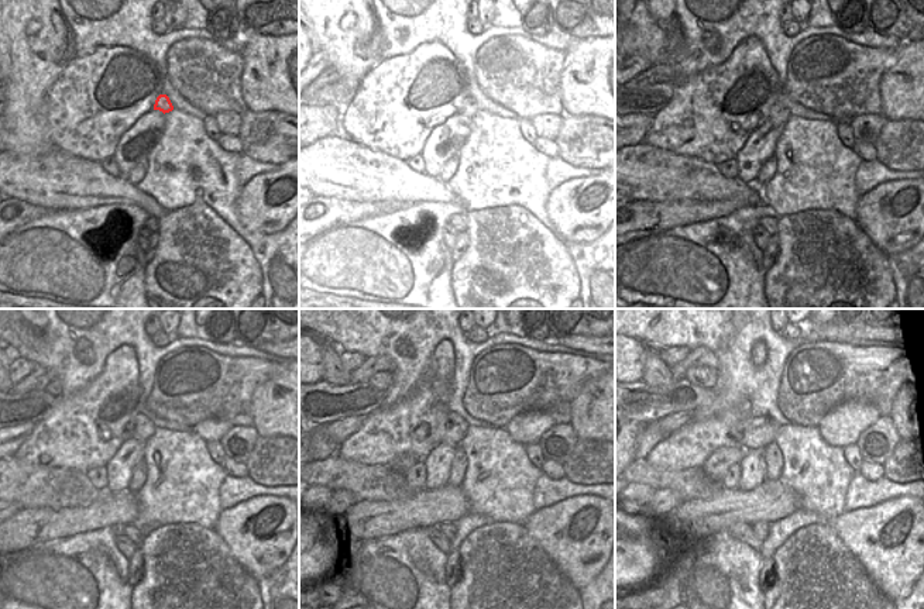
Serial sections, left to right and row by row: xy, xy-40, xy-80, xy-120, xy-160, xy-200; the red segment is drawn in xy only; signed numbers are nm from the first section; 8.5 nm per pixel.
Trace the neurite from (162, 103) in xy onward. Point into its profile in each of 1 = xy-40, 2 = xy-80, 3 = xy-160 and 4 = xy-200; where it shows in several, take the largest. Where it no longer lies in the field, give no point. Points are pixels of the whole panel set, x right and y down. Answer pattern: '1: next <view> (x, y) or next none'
1: next xy-40 (469, 109)
2: next xy-80 (779, 114)
3: next xy-160 (454, 427)
4: next xy-200 (756, 432)

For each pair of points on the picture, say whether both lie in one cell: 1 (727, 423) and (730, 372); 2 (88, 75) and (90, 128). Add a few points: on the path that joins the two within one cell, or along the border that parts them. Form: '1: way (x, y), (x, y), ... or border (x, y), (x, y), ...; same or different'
1: border (749, 403), (737, 402), (707, 419), (697, 420); different
2: way (88, 88), (89, 116); same

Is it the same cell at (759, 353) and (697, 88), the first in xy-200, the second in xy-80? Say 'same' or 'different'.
same

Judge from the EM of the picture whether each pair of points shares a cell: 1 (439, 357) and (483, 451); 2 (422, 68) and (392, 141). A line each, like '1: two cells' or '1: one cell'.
1: two cells
2: one cell

